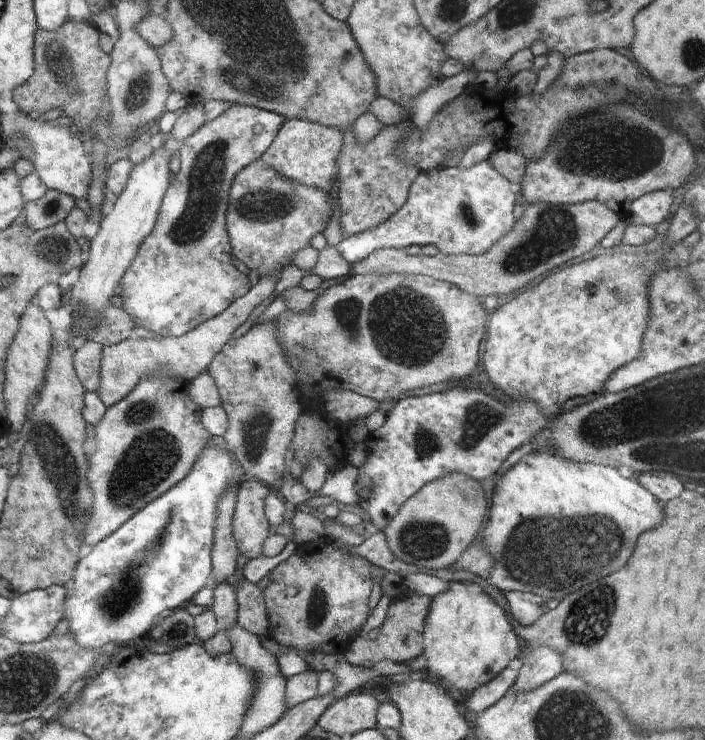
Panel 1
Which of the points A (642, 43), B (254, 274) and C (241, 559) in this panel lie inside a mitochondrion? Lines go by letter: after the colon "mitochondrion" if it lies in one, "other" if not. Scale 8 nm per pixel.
A: other
B: other
C: other

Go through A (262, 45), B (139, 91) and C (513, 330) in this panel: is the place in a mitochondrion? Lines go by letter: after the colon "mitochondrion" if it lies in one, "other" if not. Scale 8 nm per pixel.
A: mitochondrion
B: mitochondrion
C: other

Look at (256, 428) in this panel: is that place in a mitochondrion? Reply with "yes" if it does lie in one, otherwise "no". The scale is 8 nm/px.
yes

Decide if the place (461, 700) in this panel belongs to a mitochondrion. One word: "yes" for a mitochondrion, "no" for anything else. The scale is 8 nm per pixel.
no

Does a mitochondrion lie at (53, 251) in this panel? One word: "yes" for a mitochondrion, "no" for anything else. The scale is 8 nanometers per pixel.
yes

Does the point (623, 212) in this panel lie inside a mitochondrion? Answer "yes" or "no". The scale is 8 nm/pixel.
no

